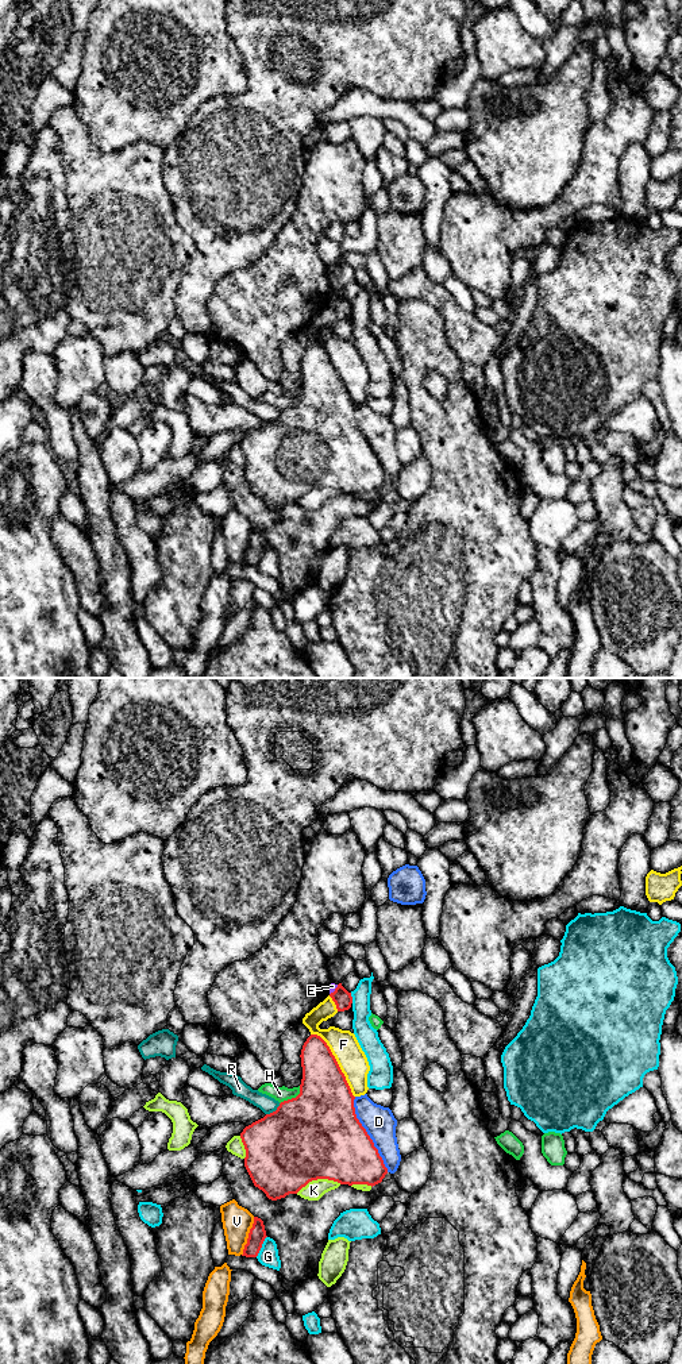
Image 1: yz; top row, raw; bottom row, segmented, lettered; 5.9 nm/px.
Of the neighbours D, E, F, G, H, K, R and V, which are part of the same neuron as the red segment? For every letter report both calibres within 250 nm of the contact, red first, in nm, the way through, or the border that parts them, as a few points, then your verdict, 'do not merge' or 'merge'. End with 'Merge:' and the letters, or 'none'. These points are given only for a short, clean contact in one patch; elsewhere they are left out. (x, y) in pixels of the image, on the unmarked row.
D: 440 nm thick on the red side, 190 nm on the other; do not merge
E: 110 nm thick on the red side, 40 nm on the other; border along yz (338, 293), (330, 303); do not merge
F: 340 nm thick on the red side, 170 nm on the other; do not merge
G: 100 nm thick on the red side, 120 nm on the other; do not merge
H: 500 nm thick on the red side, 90 nm on the other; do not merge
K: 500 nm thick on the red side, 110 nm on the other; do not merge
R: 500 nm thick on the red side, 100 nm on the other; do not merge
V: 100 nm thick on the red side, 180 nm on the other; do not merge
Merge: none

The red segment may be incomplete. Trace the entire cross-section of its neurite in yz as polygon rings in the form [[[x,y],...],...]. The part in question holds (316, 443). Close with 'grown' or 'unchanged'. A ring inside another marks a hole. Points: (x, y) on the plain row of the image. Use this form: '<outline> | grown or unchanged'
[[[311,343],[300,366],[300,402],[240,442],[254,494],[277,509],[317,488],[381,492],[388,477],[357,427],[355,405],[330,355]]] | unchanged

